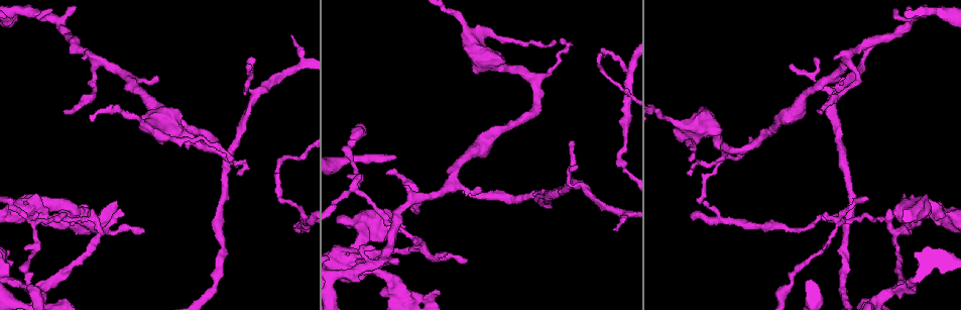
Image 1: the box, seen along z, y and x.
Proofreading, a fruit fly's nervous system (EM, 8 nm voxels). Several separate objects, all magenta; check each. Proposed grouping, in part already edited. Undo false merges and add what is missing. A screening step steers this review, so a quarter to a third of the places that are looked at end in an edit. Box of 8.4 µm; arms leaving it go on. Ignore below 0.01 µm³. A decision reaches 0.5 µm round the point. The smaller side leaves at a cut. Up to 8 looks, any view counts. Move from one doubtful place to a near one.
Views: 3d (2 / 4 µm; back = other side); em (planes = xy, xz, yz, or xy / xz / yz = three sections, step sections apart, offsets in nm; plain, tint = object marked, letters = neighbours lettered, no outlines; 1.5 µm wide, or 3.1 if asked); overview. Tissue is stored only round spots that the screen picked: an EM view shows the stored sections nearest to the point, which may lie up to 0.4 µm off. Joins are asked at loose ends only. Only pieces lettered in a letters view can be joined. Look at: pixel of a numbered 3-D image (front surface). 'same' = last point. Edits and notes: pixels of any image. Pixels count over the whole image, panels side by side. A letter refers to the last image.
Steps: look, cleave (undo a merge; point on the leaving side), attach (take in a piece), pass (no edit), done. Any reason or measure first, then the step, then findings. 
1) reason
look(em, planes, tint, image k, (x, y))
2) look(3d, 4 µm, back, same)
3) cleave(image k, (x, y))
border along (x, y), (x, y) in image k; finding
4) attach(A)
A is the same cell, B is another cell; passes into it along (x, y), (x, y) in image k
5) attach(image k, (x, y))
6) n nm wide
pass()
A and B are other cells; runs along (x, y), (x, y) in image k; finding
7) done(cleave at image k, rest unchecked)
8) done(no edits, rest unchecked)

abrupt turn
look(3d, 2 µm, image 1, (700, 197))

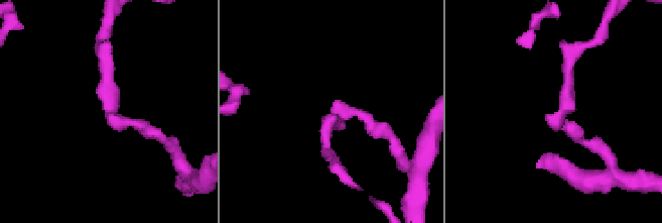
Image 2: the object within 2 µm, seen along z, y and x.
now the EM
look(em, xz, step 4, tint, image 2, (339, 116))

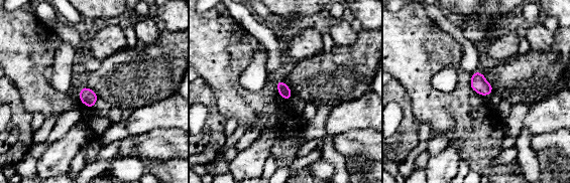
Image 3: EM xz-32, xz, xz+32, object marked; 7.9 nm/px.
see the neighbours
look(em, xz, step 4, letters, same)

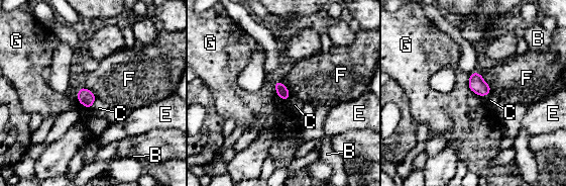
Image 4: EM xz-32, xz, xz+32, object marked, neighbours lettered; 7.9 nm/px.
cleave(image 4, (279, 86))
B, C, E, F and G are other cells; border along (277, 89), (289, 95) in image 4; two cells meet here

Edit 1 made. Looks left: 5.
branch point
look(em, planes, letters, image 1, (577, 184))

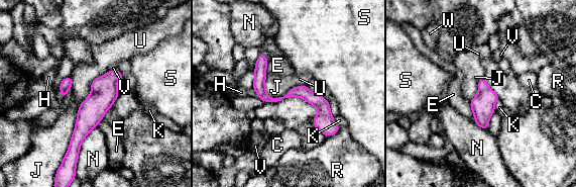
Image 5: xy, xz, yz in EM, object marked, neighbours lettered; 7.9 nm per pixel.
pass()
C, E, H, J, K, N, R, S, U, V and W are other cells; one cell here

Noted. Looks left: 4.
an open end
look(em, planes, letters, image 1, (116, 202))

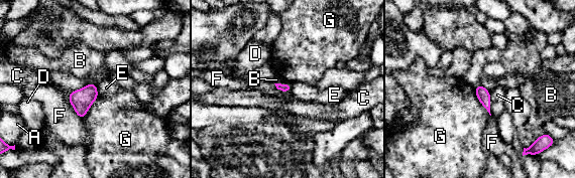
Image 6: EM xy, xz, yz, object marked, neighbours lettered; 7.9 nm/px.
pass()
A, B, C, D, E, F and G are other cells; border along (96, 85), (98, 95) in image 6; none of them fits

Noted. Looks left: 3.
done(cleave at image 4, rest unchecked)

